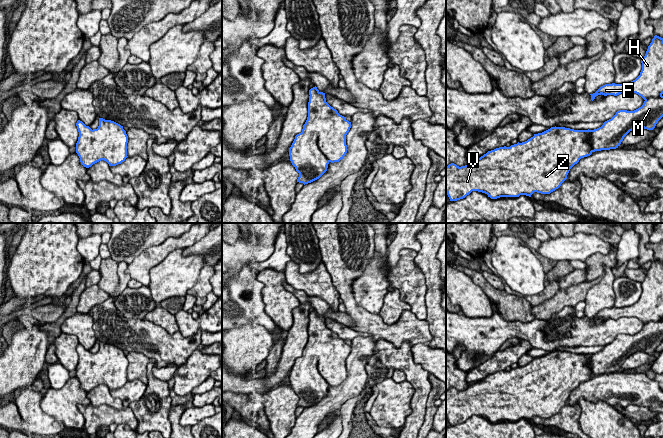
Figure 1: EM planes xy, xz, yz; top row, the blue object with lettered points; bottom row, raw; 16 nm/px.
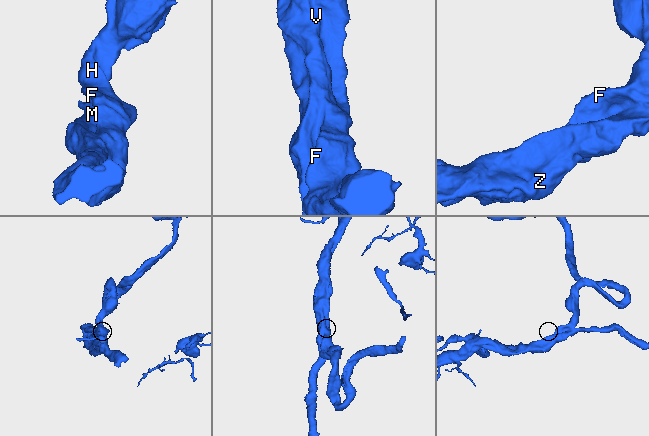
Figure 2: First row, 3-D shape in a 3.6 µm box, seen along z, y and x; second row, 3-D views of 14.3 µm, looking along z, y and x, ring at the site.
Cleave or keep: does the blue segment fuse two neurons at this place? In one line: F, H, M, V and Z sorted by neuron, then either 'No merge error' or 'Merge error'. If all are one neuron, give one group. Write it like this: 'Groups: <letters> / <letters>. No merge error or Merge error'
Groups: F H M V Z. No merge error

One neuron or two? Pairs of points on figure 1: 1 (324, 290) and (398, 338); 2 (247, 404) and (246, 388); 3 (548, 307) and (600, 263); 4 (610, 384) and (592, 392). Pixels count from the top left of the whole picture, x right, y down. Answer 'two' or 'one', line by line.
1: two
2: two
3: one
4: one

